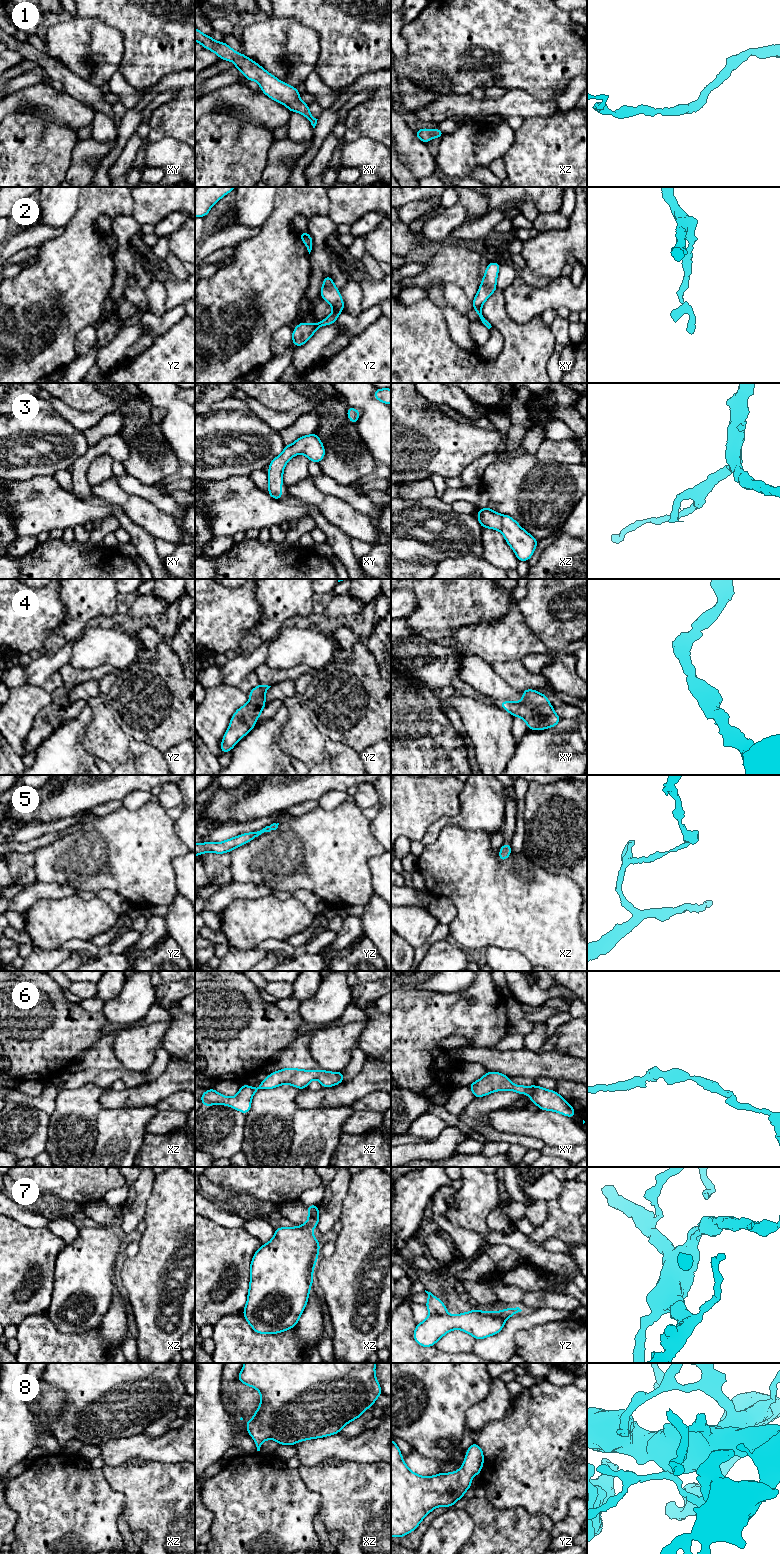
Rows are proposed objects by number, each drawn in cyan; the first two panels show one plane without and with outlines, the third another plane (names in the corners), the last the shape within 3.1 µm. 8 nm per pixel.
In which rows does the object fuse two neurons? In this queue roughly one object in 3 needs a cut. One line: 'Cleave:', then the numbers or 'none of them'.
Cleave: 7

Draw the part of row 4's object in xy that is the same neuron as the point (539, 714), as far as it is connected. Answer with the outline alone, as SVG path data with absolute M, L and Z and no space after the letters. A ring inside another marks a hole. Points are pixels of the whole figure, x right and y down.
M533 689L522 691L524 698L518 702L502 701L499 705L507 710L513 717L521 717L525 720L528 730L544 730L556 726L562 719L555 713L554 708L545 694Z

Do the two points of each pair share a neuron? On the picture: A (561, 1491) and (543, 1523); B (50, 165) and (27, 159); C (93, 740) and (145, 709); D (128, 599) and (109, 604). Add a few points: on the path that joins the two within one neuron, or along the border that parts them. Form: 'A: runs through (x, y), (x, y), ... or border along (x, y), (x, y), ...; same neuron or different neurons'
A: border along (524, 1509), (530, 1513), (544, 1513), (554, 1522); different neurons
B: runs through (44, 159), (33, 159); same neuron
C: border along (117, 723), (136, 740); different neurons
D: border along (118, 592), (116, 613); different neurons

